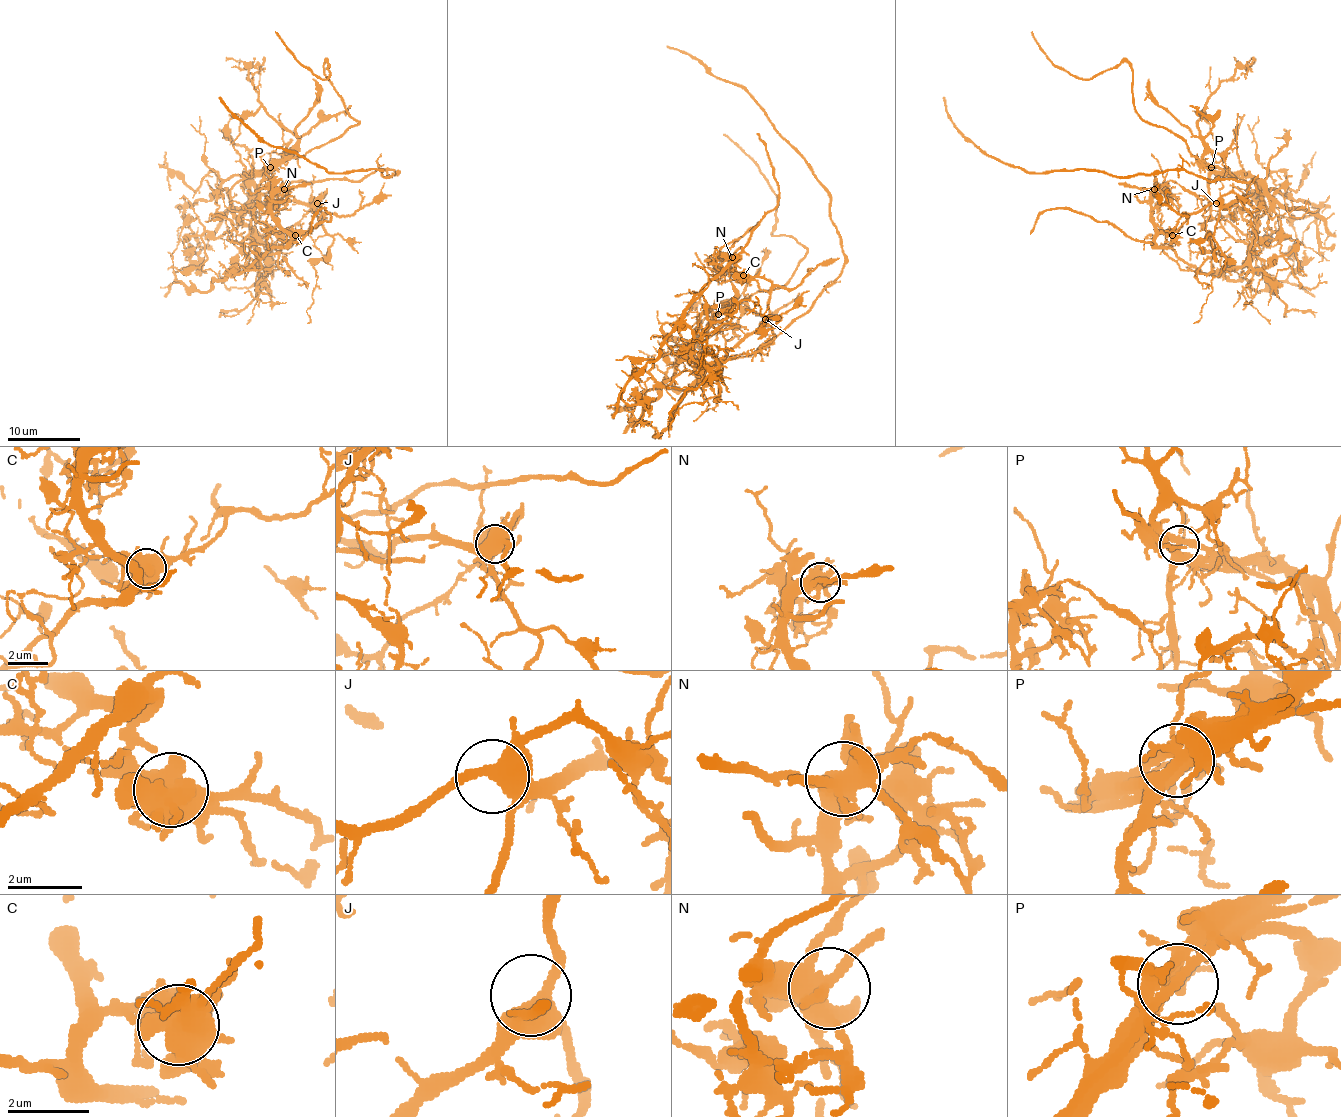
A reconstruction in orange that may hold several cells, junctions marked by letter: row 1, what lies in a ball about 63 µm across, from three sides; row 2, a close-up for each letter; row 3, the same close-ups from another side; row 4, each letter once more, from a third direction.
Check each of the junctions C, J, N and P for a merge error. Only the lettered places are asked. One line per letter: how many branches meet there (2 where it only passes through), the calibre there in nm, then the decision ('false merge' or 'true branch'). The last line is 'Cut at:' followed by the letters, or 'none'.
C: branches 7; calibre 750 nm; false merge
J: branches 4; calibre 440 nm; true branch
N: branches 7; calibre 500 nm; true branch
P: branches 5; calibre 360 nm; false merge
Cut at: C, P

